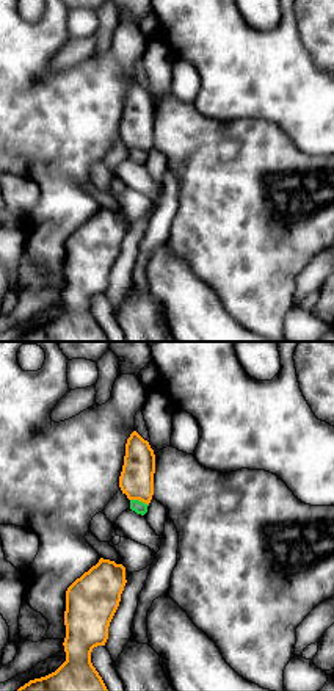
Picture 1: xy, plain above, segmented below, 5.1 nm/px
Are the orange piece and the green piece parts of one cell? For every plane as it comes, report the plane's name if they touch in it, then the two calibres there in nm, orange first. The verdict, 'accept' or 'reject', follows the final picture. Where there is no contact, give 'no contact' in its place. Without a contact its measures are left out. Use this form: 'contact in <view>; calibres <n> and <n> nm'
contact in xy; calibres 180 and 70 nm

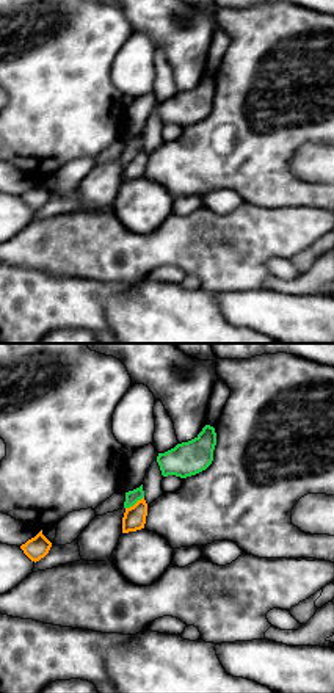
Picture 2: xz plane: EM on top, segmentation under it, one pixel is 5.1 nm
contact in xz; calibres 120 and 70 nm

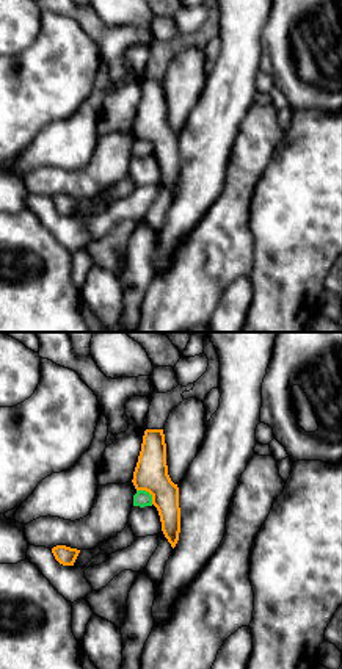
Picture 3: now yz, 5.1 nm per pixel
contact in yz; calibres 180 and 90 nm

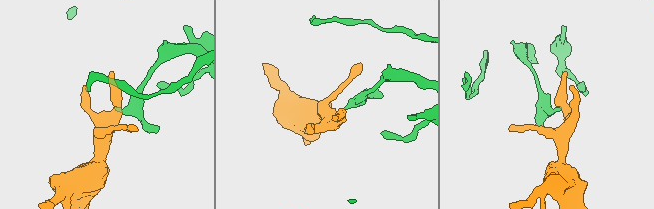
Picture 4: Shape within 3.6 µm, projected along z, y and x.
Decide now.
reject

